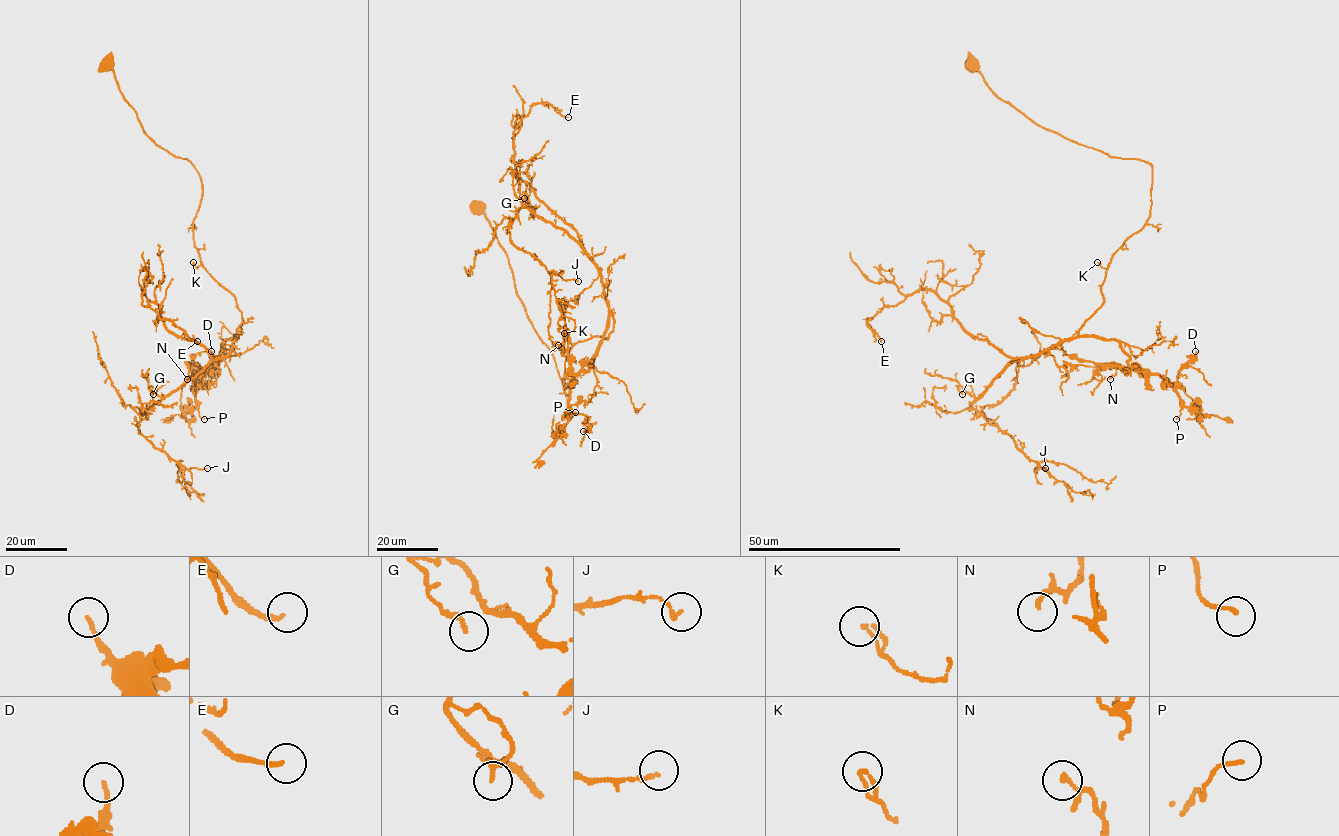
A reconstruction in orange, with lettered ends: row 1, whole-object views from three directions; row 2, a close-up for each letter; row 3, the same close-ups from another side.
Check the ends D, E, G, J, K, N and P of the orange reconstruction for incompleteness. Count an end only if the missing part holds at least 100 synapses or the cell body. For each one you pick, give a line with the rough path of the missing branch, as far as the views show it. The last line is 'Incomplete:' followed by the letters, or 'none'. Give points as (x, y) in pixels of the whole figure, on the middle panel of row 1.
Incomplete: none

